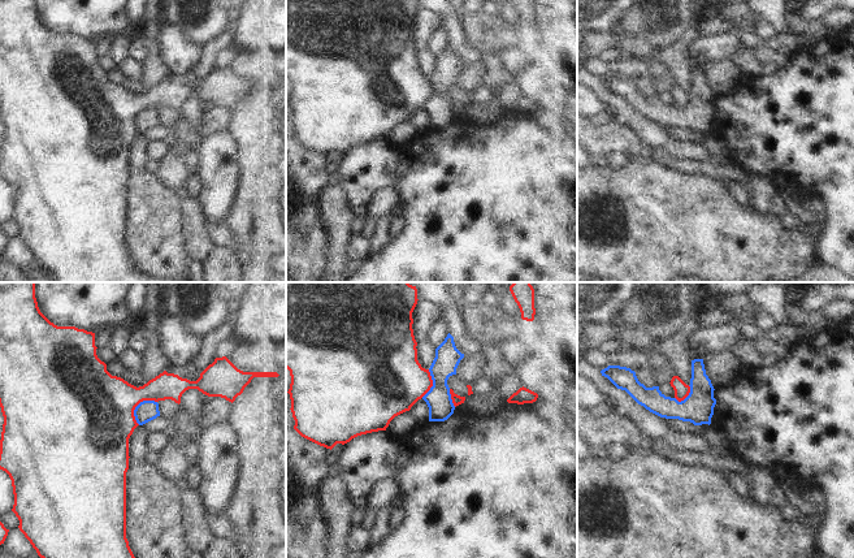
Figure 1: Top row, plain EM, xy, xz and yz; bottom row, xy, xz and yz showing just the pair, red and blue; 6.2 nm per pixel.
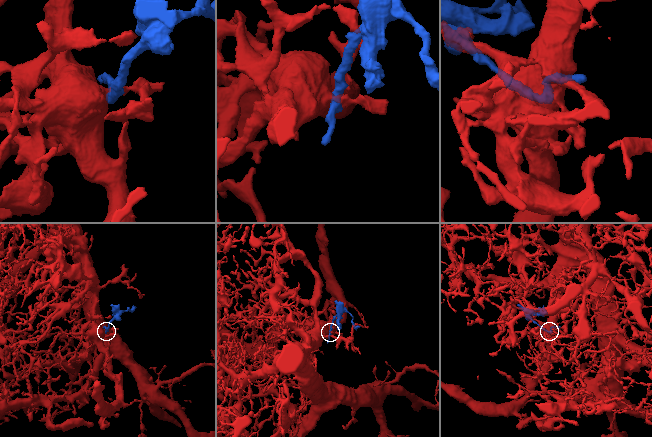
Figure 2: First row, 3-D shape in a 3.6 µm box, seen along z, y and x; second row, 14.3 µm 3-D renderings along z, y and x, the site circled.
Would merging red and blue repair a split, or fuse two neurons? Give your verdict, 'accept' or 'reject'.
reject

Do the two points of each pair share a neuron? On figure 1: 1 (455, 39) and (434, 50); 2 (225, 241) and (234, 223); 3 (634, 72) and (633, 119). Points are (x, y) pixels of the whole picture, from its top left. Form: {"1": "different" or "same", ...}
{"1": "different", "2": "different", "3": "different"}

